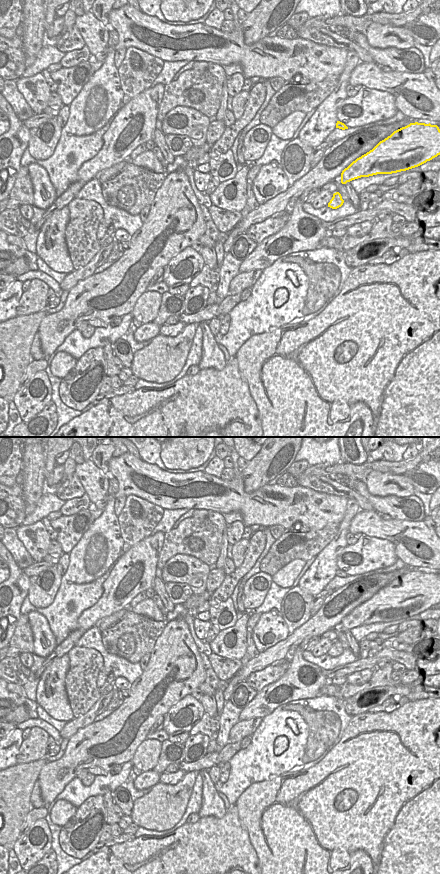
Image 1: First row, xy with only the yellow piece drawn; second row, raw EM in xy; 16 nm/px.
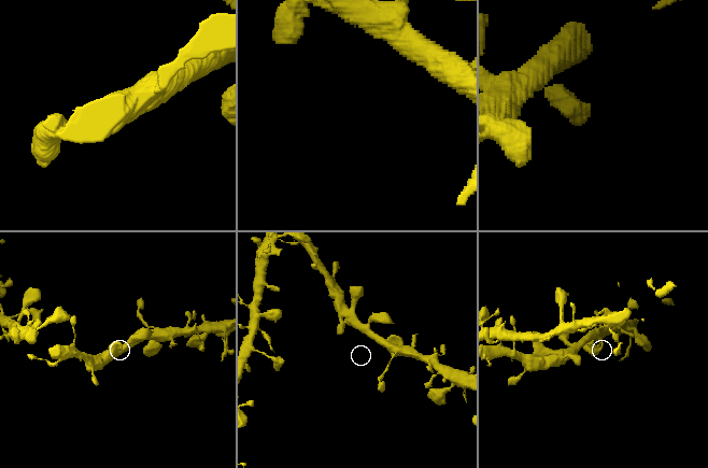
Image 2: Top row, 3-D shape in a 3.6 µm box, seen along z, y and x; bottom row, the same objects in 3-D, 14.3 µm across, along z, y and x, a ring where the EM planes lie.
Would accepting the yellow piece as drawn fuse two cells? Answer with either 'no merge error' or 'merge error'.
no merge error

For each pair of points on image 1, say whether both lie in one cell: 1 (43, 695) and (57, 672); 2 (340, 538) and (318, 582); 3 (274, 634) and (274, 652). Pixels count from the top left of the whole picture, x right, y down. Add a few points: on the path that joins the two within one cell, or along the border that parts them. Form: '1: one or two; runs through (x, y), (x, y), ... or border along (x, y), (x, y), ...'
1: one; runs through (44, 689), (53, 677)
2: one; runs through (333, 549), (327, 557), (322, 571)
3: two; border along (289, 634), (284, 639), (259, 653)

